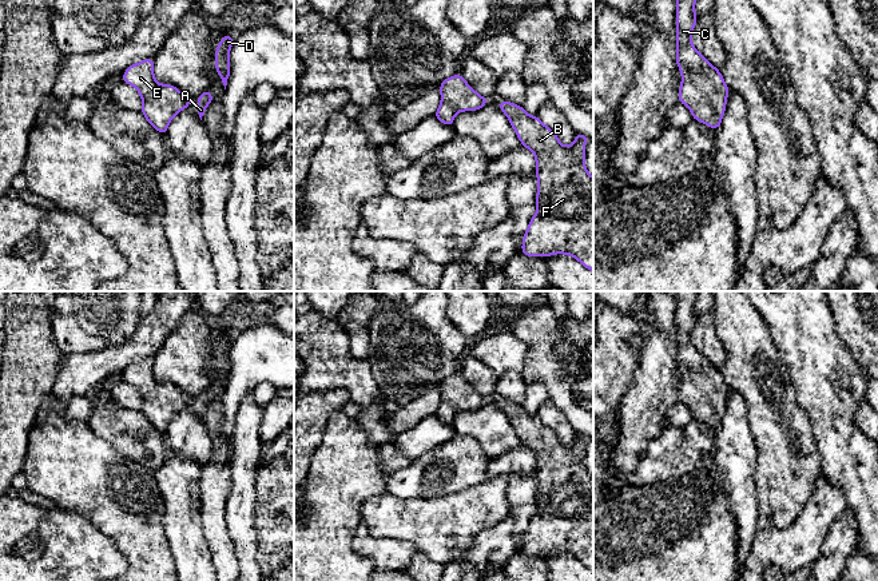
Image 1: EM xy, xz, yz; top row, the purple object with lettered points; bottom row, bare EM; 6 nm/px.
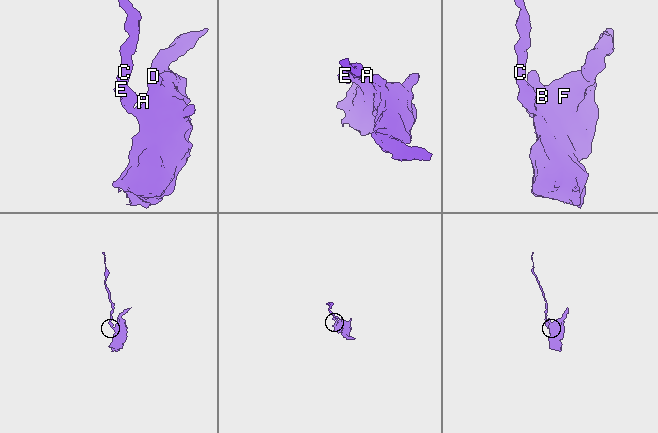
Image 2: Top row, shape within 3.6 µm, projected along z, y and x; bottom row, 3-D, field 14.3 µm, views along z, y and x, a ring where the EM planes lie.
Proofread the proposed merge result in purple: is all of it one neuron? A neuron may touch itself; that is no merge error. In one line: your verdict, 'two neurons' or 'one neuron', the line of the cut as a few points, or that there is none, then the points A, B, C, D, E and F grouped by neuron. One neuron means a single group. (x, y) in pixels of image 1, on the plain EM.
one neuron; cut none; groups A B C D E F

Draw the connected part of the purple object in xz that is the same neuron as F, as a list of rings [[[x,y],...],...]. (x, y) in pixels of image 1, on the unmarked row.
[[[506,399],[498,401],[497,405],[509,418],[521,443],[531,449],[536,457],[537,512],[523,536],[521,553],[541,557],[567,553],[593,572],[593,477],[584,463],[584,446],[589,437],[576,433],[573,443],[565,446],[553,429],[537,415],[527,413],[521,405]]]

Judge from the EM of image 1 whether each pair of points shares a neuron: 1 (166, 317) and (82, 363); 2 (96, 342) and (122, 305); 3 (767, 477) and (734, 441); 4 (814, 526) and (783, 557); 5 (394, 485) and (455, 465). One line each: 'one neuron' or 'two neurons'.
1: one neuron
2: two neurons
3: two neurons
4: one neuron
5: one neuron

